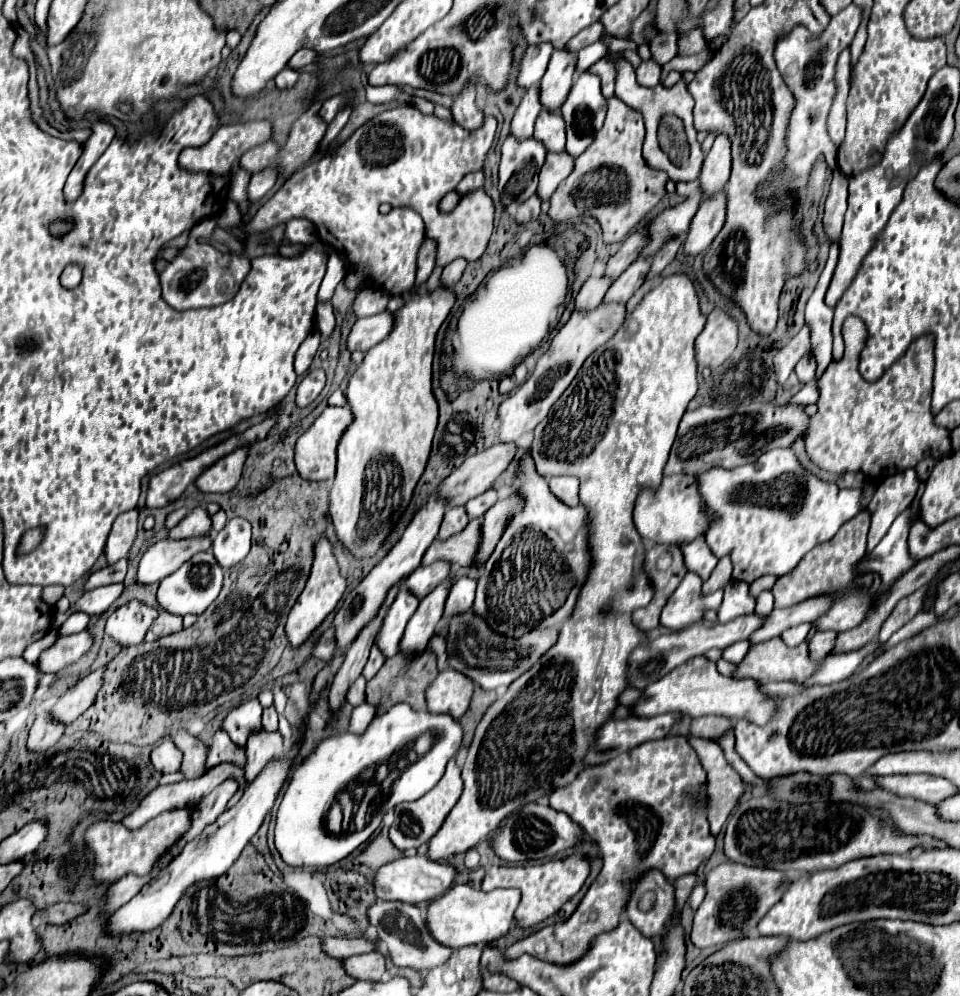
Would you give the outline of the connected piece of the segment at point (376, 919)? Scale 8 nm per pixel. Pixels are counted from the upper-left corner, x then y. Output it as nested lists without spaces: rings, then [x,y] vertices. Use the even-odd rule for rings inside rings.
[[[377,901],[367,909],[369,925],[373,923],[377,929],[377,939],[387,945],[387,951],[397,967],[411,967],[415,971],[433,969],[435,965],[443,965],[451,955],[451,949],[439,945],[427,927],[423,925],[423,913],[415,905],[407,905],[403,901]]]

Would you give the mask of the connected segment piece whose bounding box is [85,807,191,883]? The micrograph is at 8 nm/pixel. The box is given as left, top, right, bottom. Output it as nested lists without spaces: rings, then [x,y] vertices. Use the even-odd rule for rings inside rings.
[[[187,807],[165,811],[137,831],[129,831],[121,823],[113,823],[109,819],[93,823],[85,833],[85,841],[89,849],[95,853],[95,879],[103,883],[115,883],[119,877],[127,873],[135,875],[151,873],[153,863],[159,859],[159,855],[167,851],[179,839],[179,835],[183,835],[185,829],[189,827],[189,815],[191,809]]]

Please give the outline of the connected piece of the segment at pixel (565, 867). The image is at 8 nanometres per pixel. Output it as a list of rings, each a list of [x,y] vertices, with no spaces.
[[[581,853],[567,855],[557,861],[549,861],[543,865],[533,867],[491,867],[481,883],[481,891],[491,889],[519,889],[521,902],[515,911],[515,923],[519,929],[529,929],[551,915],[555,915],[569,899],[575,897],[575,893],[583,887],[585,879],[589,877],[589,859],[585,859]]]

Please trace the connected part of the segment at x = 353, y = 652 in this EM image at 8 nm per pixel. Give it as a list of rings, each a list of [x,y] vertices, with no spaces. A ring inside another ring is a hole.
[[[401,579],[399,583],[395,583],[395,585],[387,591],[387,597],[385,597],[383,605],[379,607],[377,615],[361,629],[361,633],[355,637],[355,641],[351,643],[351,647],[345,651],[345,655],[343,655],[343,665],[341,665],[341,669],[337,671],[337,675],[335,675],[335,679],[333,679],[333,685],[331,685],[331,691],[329,691],[329,705],[331,705],[333,711],[339,709],[339,707],[345,703],[345,693],[347,693],[349,685],[361,675],[361,671],[363,671],[363,667],[365,667],[365,663],[367,663],[369,651],[371,651],[371,647],[373,647],[373,643],[375,643],[375,637],[377,637],[377,633],[379,633],[379,629],[381,629],[381,623],[383,623],[383,619],[385,619],[385,615],[387,615],[387,609],[389,609],[391,603],[395,601],[395,597],[397,597],[399,589],[403,587],[403,583],[405,583],[405,579]]]

